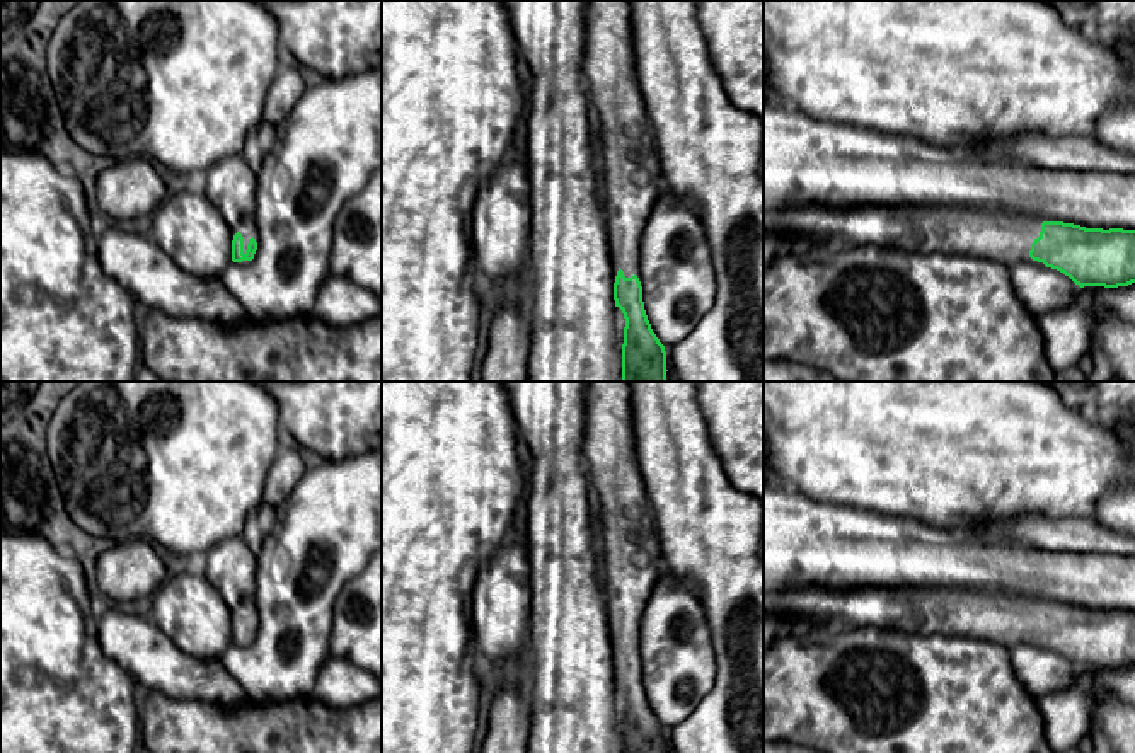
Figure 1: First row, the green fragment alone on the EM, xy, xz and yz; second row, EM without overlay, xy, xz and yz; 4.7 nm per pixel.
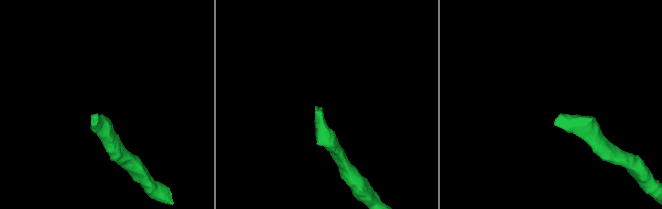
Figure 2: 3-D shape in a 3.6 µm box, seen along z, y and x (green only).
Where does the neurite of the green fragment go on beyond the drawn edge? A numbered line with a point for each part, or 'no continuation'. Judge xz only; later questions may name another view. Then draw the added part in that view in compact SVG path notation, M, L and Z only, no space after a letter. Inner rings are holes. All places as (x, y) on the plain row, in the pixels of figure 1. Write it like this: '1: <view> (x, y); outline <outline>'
no continuation

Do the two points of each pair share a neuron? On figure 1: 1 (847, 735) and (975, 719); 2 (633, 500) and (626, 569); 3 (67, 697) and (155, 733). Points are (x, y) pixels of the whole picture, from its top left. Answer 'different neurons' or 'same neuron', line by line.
1: same neuron
2: same neuron
3: different neurons

